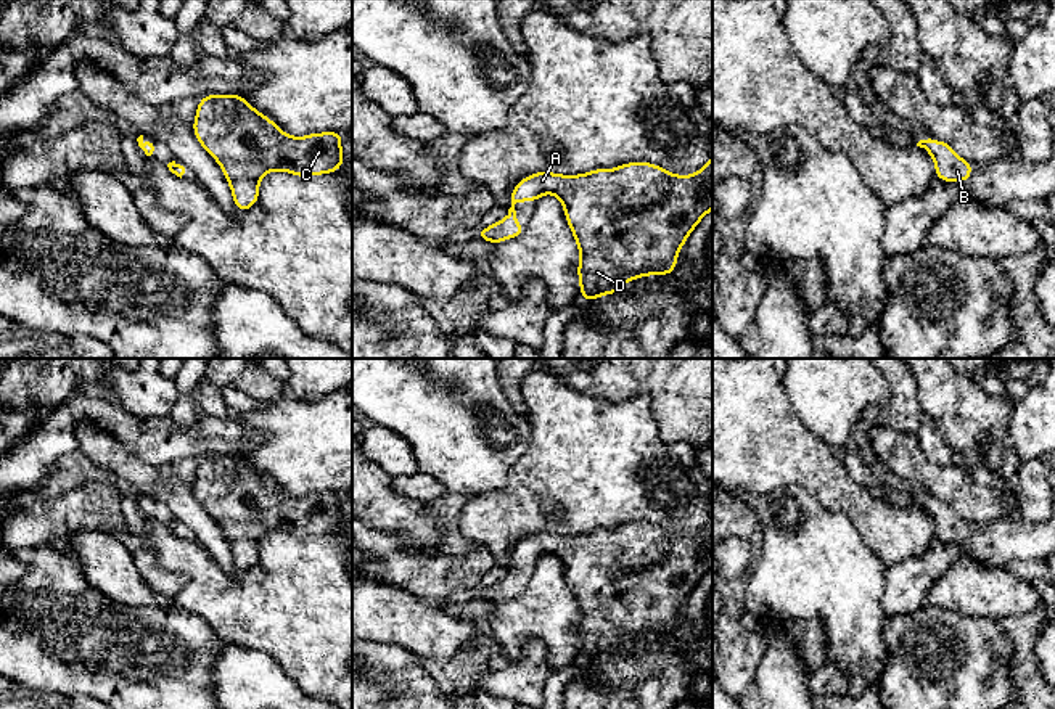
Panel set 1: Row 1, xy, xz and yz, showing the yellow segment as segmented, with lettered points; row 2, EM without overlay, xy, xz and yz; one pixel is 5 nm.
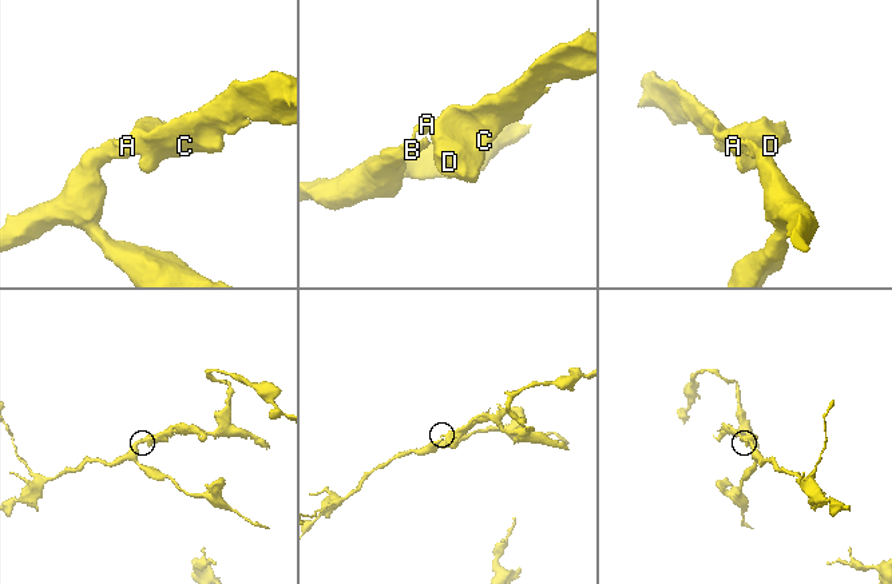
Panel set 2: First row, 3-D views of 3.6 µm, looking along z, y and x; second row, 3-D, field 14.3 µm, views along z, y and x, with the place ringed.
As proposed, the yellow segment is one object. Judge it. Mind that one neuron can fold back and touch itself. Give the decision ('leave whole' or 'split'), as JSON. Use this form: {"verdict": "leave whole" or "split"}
{"verdict": "leave whole"}

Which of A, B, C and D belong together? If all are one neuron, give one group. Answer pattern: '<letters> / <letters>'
A B C D

